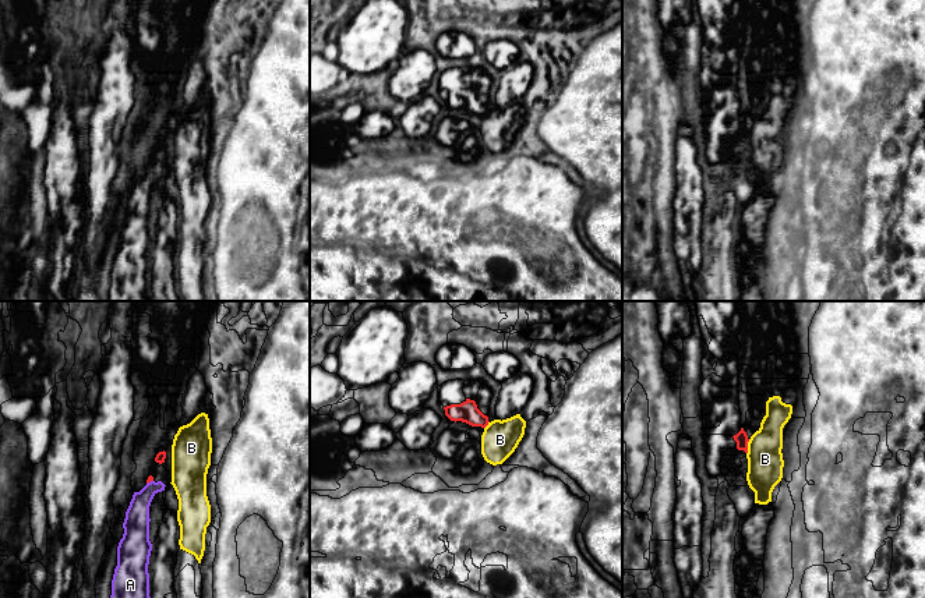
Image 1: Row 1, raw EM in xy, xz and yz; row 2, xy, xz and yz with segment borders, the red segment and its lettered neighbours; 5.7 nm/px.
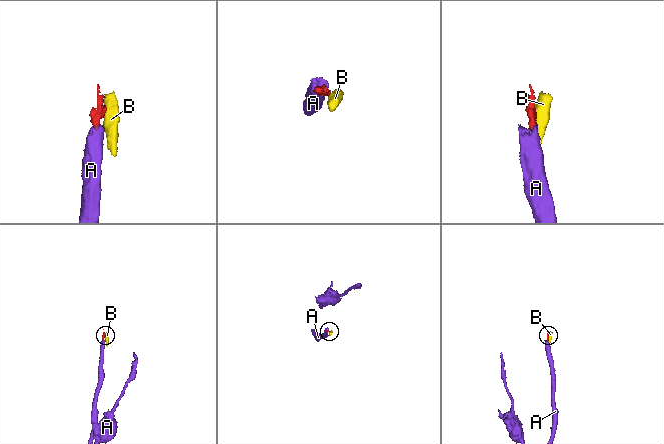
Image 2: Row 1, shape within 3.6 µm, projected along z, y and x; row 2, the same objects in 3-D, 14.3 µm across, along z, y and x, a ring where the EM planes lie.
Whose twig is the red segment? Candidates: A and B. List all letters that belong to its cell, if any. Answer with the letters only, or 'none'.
A

